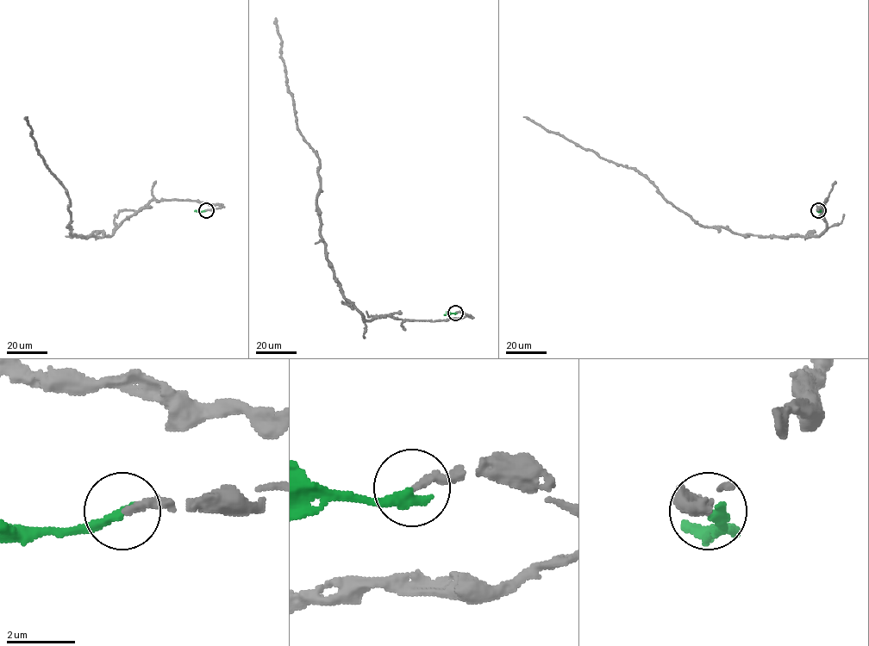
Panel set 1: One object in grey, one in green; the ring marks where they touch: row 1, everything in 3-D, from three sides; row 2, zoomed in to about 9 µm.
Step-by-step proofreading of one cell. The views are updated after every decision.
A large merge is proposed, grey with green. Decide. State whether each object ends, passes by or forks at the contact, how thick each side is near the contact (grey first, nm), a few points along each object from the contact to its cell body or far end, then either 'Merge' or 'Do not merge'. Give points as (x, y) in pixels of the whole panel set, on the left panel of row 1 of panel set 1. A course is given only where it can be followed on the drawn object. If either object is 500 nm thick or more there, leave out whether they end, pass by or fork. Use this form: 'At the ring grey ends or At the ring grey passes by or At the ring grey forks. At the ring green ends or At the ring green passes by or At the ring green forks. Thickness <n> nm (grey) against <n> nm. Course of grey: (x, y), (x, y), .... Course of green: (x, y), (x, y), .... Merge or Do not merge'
At the ring grey ends. At the ring green ends. Thickness 220 nm (grey) against 320 nm. Course of grey: (205, 210), (222, 206), (152, 200), (111, 235), (71, 234), (66, 226), (70, 198), (45, 164), (26, 116). Course of green: (205, 210), (195, 211). Merge

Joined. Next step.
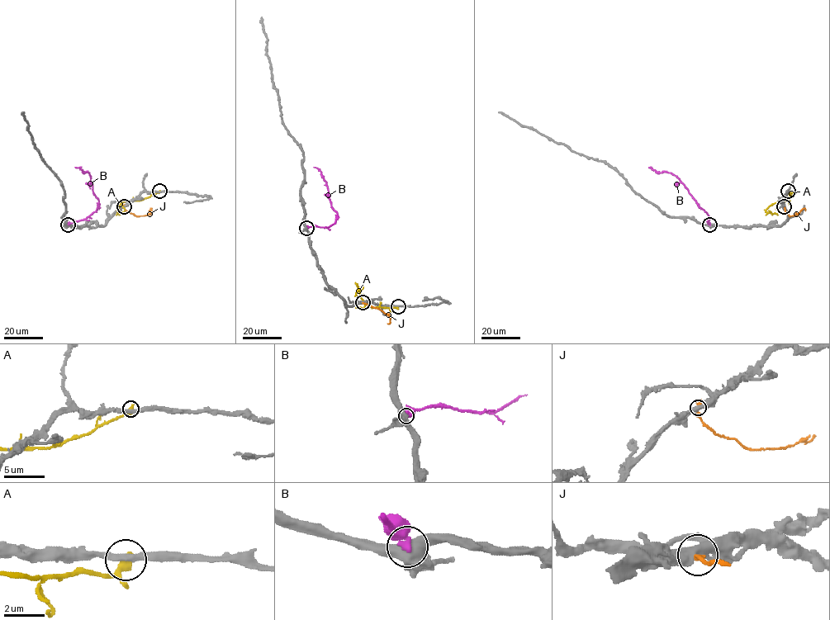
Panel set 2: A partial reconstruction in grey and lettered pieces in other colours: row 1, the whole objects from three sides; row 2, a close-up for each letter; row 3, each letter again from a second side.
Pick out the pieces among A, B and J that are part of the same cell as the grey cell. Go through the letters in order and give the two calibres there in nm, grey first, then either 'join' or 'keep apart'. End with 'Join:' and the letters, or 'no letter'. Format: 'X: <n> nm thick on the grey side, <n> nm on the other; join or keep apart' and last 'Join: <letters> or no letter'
A: 320 nm thick on the grey side, 320 nm on the other; keep apart
B: 500 nm thick on the grey side, 500 nm on the other; keep apart
J: 480 nm thick on the grey side, 320 nm on the other; keep apart
Join: no letter

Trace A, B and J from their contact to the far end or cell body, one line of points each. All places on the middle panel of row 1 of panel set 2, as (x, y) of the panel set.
A: (397, 306), (371, 306), (361, 297), (357, 284), (354, 295)
B: (306, 228), (312, 226), (328, 227), (335, 222), (337, 214), (331, 207), (326, 182), (314, 167)
J: (362, 303), (389, 315), (390, 323), (387, 324)

